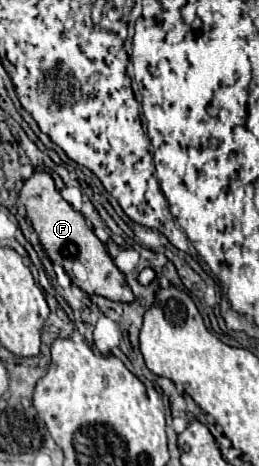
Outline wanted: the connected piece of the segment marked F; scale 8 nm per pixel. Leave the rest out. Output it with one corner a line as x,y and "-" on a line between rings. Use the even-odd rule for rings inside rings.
36,170
32,174
32,178
28,178
24,182
18,202
26,206
26,214
32,222
32,228
36,230
36,234
40,238
40,244
48,252
48,258
52,262
60,264
68,272
68,276
72,278
74,284
78,284
86,294
96,294
96,296
104,296
108,300
126,302
126,304
134,302
134,294
128,288
128,284
124,280
124,274
116,268
114,260
106,252
106,246
98,240
94,230
86,224
84,216
80,212
76,212
60,196
50,172
-
76,262
82,264
82,268
86,270
86,280
76,280
76,274
74,274
74,264

